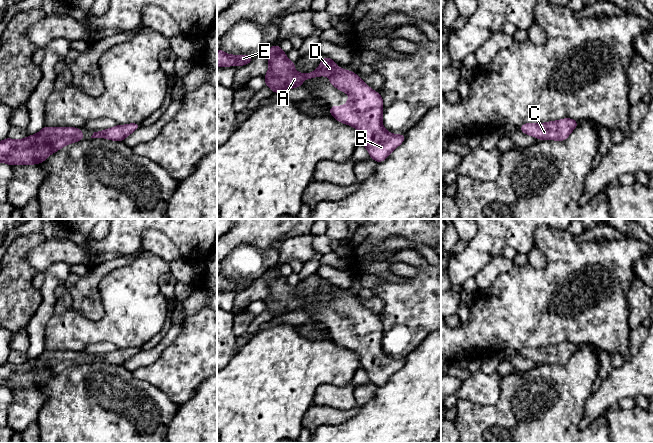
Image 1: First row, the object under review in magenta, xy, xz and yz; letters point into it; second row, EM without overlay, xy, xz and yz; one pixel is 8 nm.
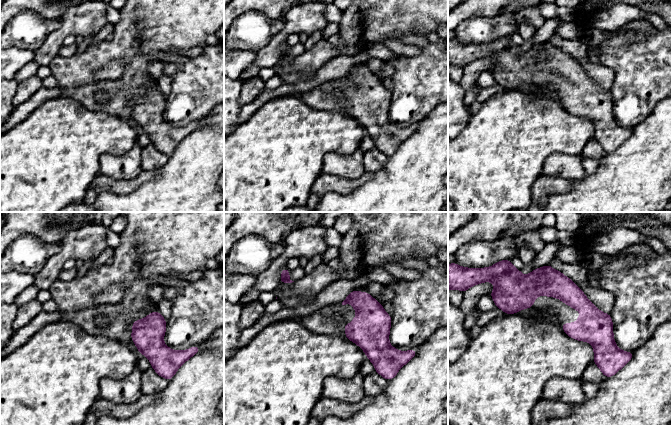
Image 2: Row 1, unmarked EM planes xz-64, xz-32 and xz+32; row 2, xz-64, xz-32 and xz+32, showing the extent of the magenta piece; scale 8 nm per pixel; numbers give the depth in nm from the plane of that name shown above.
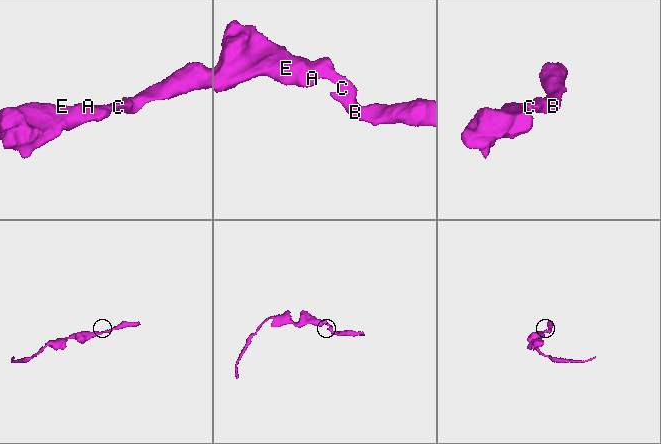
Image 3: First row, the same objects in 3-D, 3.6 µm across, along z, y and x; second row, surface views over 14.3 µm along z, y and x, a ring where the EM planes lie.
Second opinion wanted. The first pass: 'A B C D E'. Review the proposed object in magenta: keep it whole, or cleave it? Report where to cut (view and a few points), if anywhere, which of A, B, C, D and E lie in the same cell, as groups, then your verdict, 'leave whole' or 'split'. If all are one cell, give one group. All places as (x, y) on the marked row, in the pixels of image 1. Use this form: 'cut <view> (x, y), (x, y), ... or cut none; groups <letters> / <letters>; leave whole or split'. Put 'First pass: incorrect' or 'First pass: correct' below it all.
cut none; groups A B C D E; leave whole
First pass: correct

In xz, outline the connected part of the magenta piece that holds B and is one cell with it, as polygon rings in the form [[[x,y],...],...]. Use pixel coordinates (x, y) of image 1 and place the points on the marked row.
[[[279,45],[271,46],[266,52],[269,60],[269,71],[264,75],[265,86],[272,89],[273,93],[283,92],[290,88],[301,87],[304,79],[313,79],[317,76],[329,76],[330,84],[350,95],[345,106],[331,106],[330,114],[339,122],[351,125],[360,131],[361,143],[367,148],[370,157],[376,162],[383,162],[389,154],[405,140],[405,134],[395,135],[388,132],[382,124],[383,100],[380,93],[373,91],[358,75],[349,70],[337,68],[338,63],[324,55],[319,67],[306,74],[301,74],[294,69],[296,62],[287,59]]]

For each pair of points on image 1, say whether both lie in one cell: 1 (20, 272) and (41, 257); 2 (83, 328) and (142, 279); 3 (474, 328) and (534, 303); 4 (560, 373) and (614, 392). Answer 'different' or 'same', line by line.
1: different
2: same
3: same
4: different

